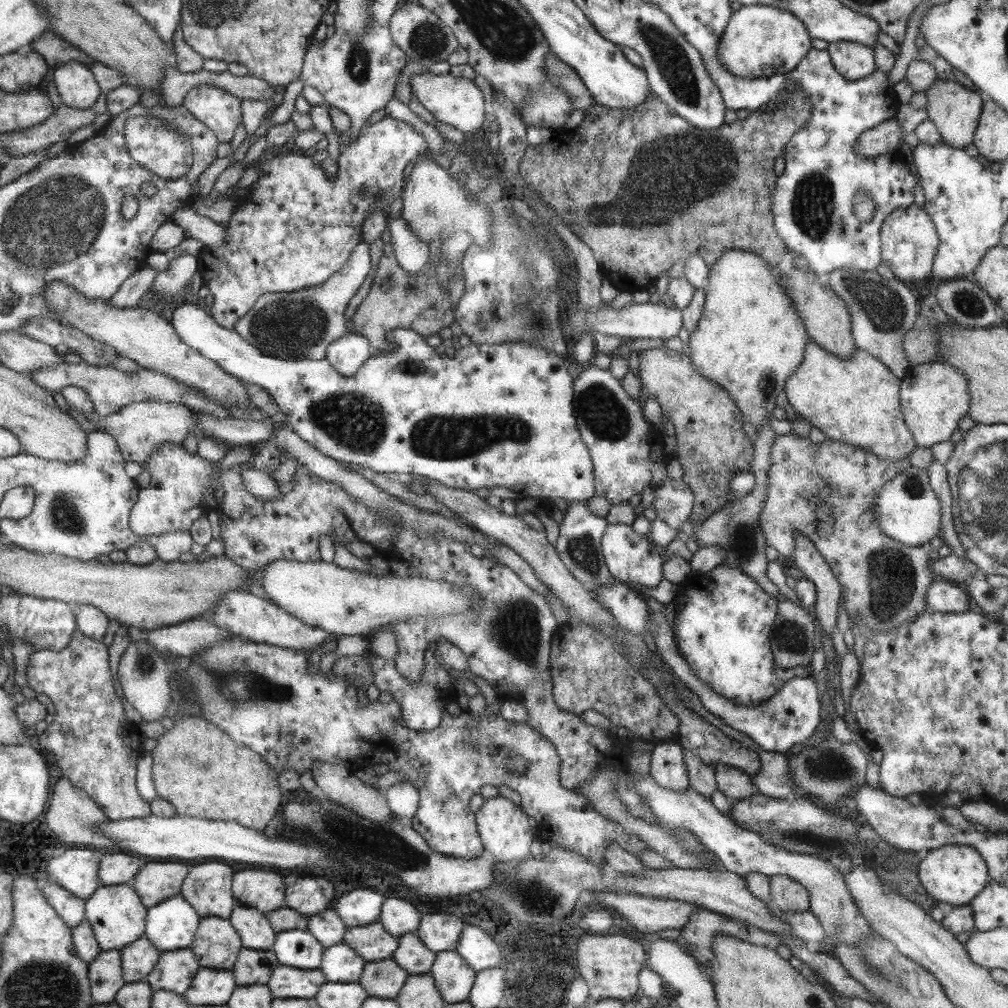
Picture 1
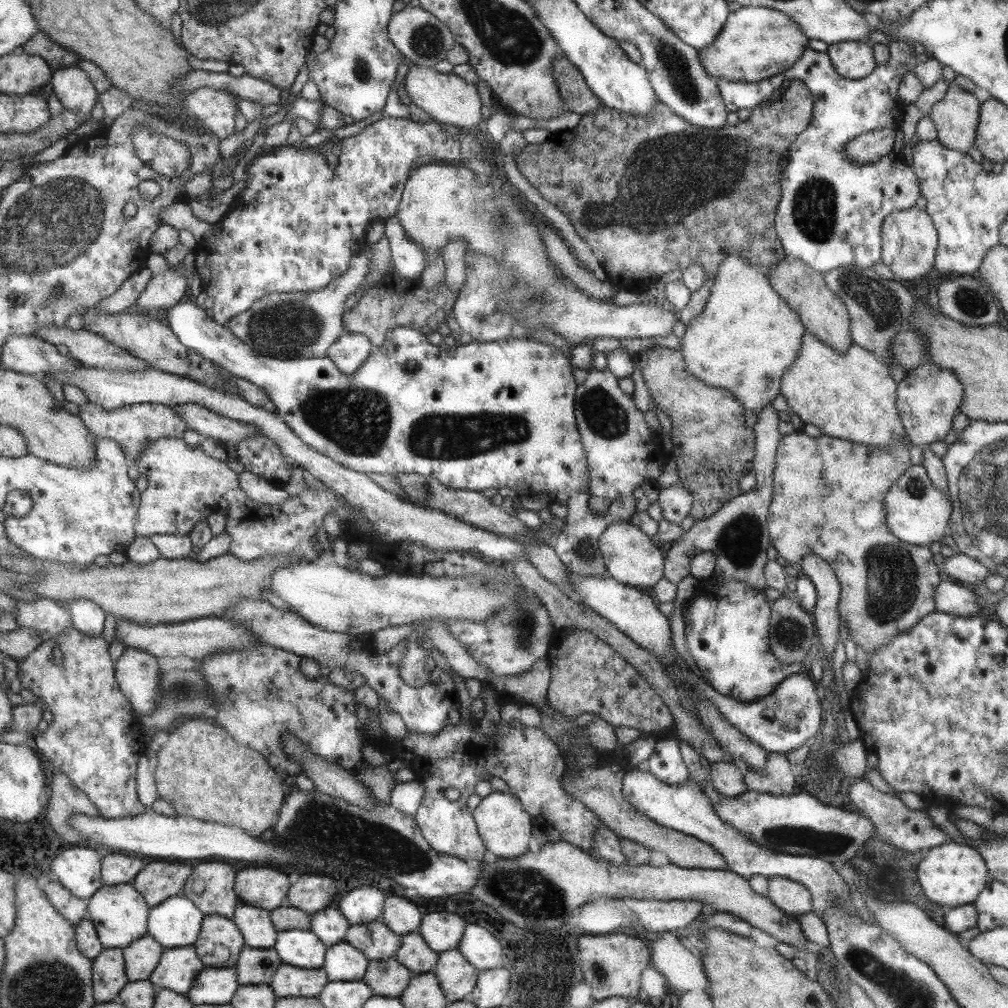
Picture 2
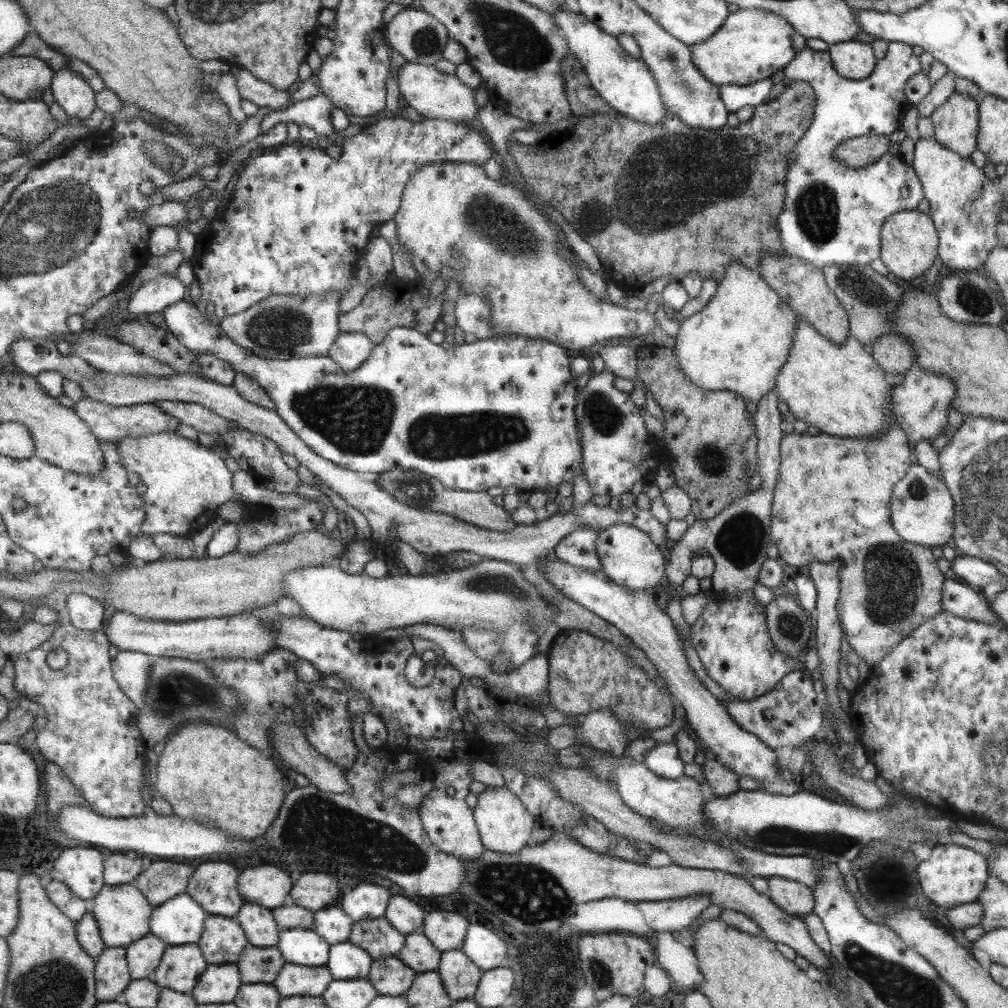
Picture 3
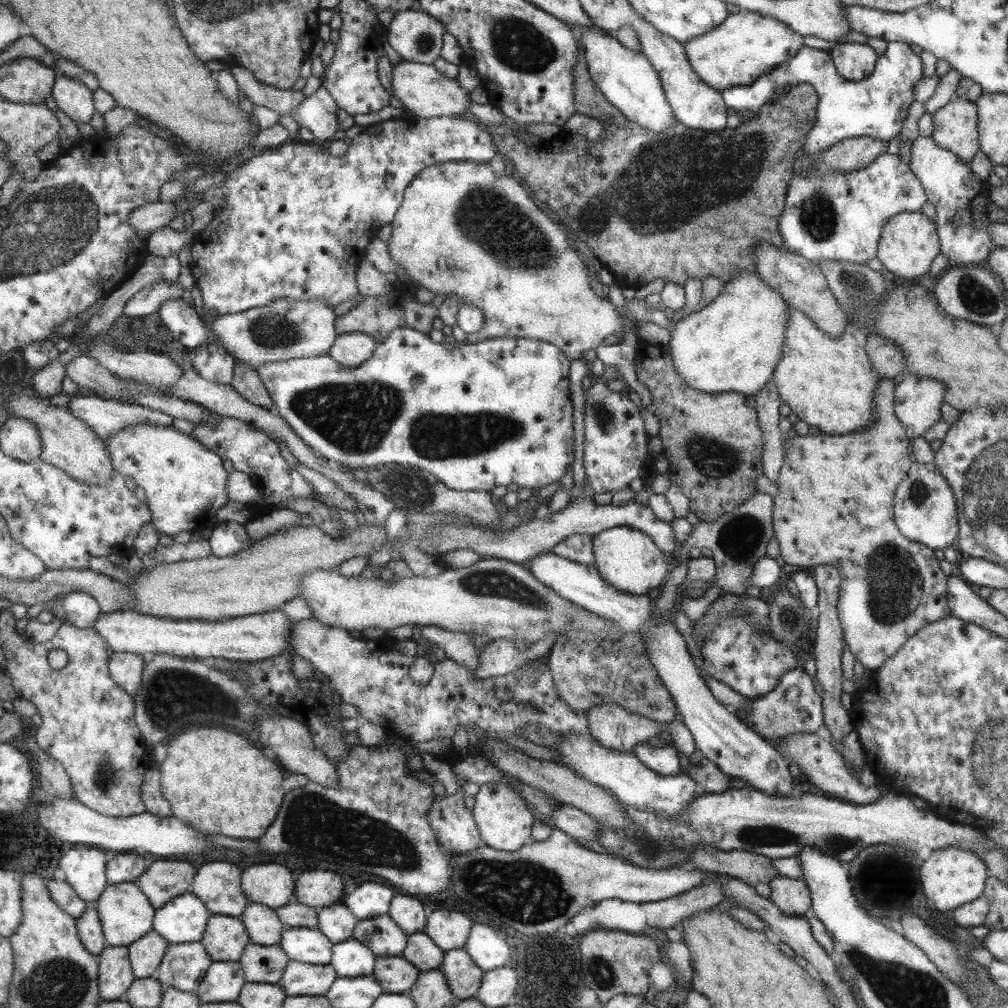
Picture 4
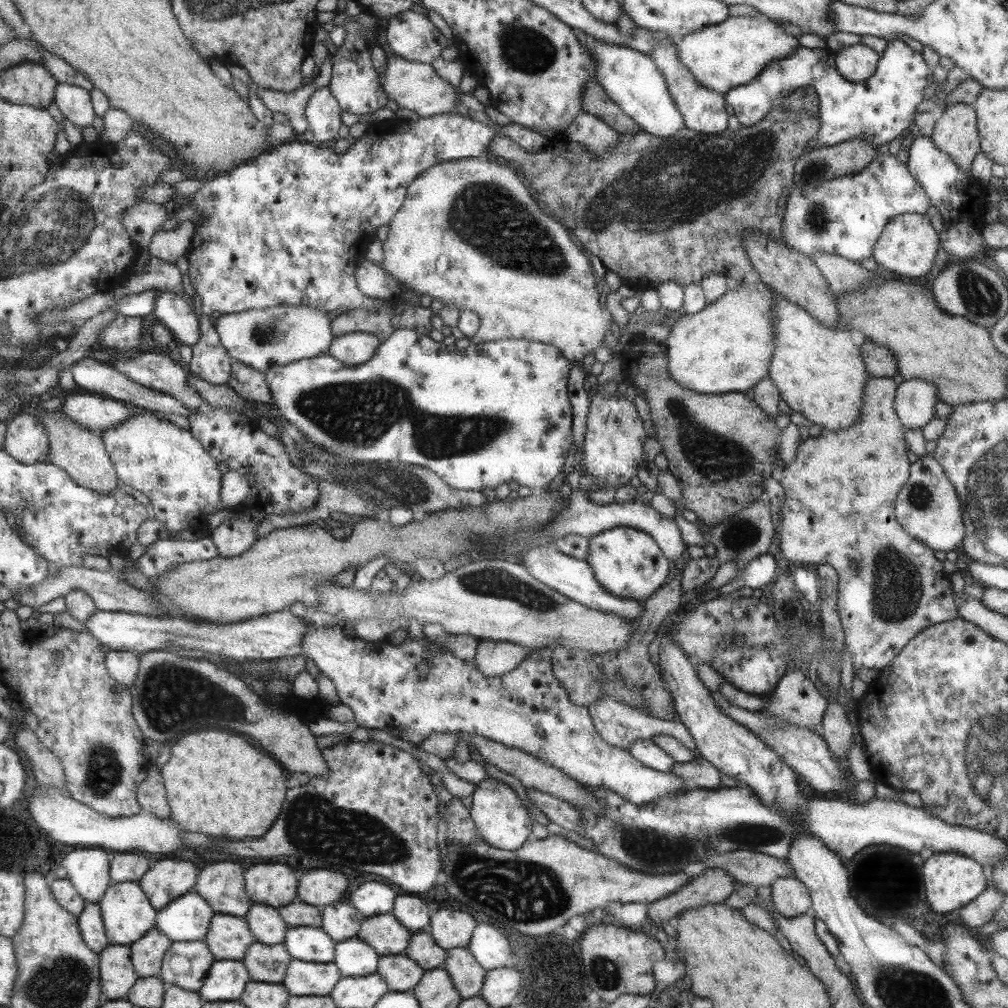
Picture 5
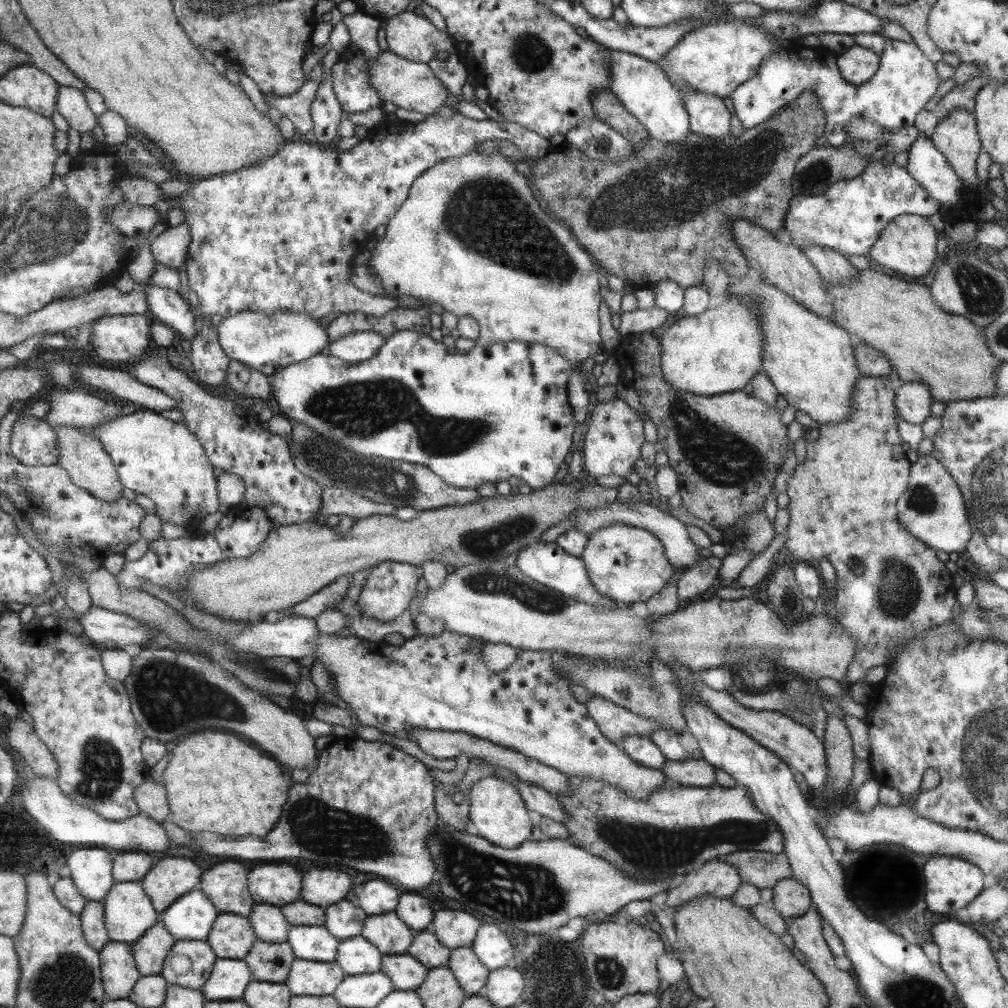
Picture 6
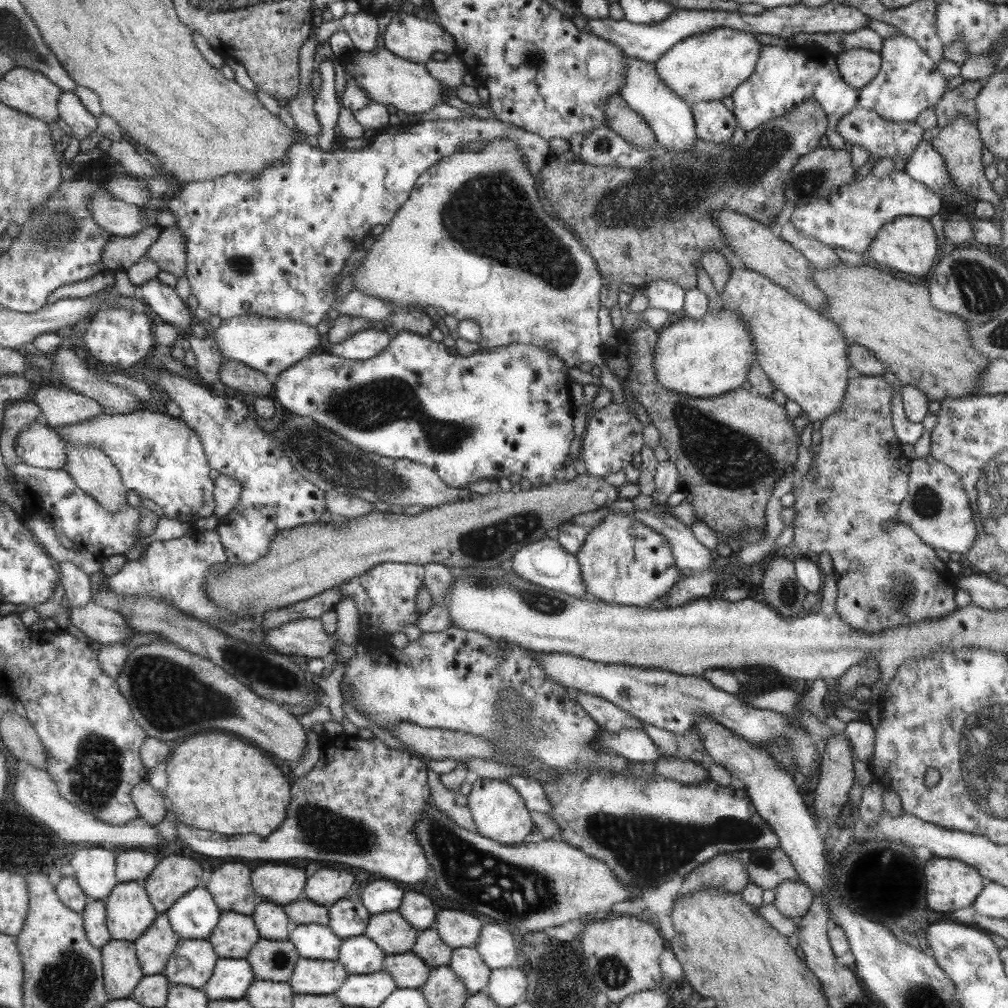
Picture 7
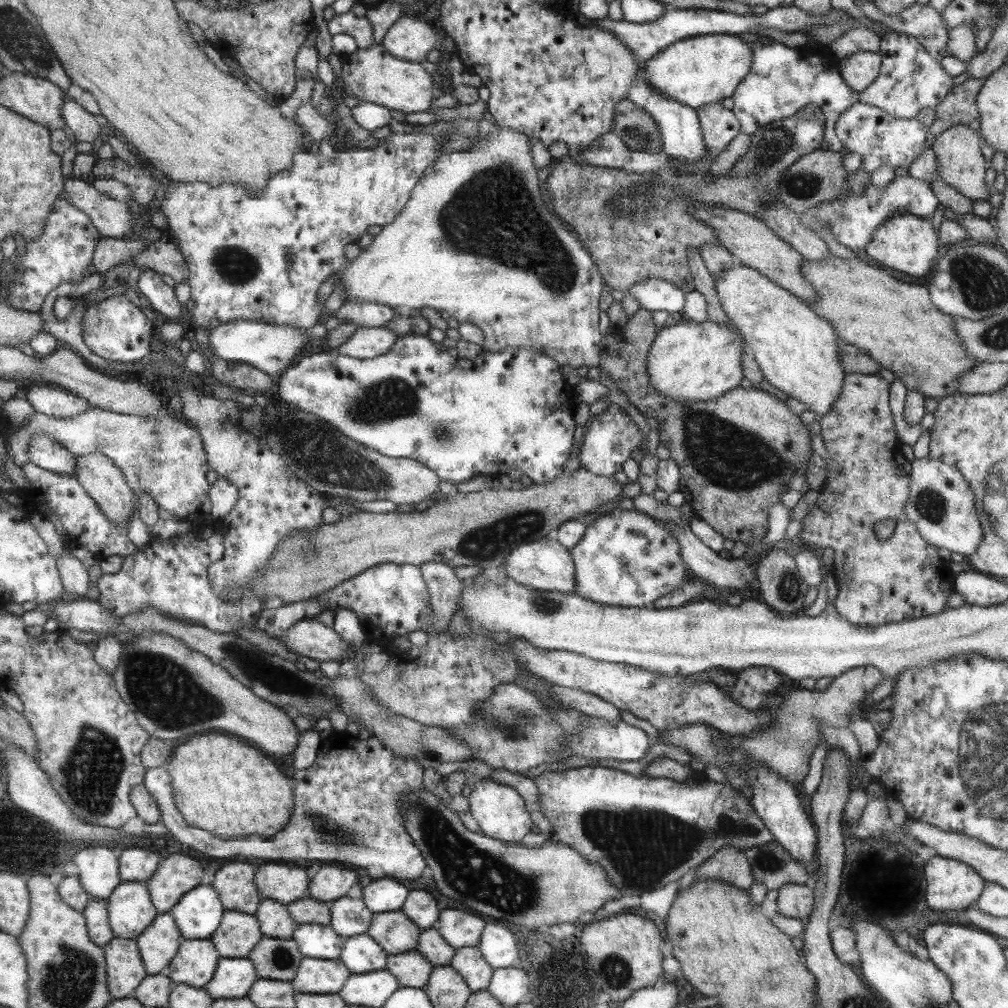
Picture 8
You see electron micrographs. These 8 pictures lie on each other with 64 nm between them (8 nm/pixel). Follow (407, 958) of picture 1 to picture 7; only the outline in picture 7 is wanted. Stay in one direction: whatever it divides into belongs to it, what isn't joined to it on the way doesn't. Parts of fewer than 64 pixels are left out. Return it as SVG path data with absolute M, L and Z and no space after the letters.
M434 928L421 931L417 937L417 944L410 950L432 969L449 966L453 953L453 948L446 946L437 933Z

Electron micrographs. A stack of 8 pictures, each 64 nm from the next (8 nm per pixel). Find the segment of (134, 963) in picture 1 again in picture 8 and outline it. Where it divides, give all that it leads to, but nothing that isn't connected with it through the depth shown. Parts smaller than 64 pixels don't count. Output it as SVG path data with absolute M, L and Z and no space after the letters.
M158 913L153 924L136 938L149 975L163 974L177 957L185 940L172 914Z

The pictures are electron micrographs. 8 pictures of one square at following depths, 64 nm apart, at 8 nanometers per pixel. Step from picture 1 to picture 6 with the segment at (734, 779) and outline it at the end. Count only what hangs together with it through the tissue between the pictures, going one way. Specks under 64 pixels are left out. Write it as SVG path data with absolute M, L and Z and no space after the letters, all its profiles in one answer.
M705 759L668 760L664 768L666 778L686 787L710 787L716 785L716 768L705 761Z

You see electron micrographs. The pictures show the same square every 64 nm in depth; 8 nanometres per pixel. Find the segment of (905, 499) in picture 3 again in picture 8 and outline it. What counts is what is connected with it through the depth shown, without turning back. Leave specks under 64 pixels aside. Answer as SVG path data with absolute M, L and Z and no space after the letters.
M931 457L915 459L913 462L913 484L905 508L906 518L912 520L920 533L934 546L964 556L973 555L983 538L976 512L977 496L973 488L954 465Z

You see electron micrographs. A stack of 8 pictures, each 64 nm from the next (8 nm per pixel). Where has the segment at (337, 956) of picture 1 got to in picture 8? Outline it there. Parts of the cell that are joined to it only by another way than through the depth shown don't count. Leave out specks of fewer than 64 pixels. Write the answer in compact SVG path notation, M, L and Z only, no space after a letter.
M360 934L347 938L340 960L352 974L373 973L384 970L389 962L389 953L372 936Z

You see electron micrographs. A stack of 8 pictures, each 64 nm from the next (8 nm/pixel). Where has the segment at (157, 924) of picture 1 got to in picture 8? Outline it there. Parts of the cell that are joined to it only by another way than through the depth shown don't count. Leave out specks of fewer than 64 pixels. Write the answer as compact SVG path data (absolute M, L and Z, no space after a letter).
M210 882L190 890L169 913L177 920L185 939L209 939L224 920L225 906Z

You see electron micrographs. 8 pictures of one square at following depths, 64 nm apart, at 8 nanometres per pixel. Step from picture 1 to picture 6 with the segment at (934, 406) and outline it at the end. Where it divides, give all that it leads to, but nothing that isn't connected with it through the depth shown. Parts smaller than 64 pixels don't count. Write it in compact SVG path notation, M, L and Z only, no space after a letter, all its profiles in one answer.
M904 383L896 393L897 412L908 424L922 424L931 415L932 402L932 390L925 383Z

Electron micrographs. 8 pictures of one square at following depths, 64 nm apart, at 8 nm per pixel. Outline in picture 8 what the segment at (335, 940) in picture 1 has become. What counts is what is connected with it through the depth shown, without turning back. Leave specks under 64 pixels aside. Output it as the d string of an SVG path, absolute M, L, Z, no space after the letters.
M339 898L332 902L333 920L329 924L342 937L367 934L371 927L374 912L363 899Z

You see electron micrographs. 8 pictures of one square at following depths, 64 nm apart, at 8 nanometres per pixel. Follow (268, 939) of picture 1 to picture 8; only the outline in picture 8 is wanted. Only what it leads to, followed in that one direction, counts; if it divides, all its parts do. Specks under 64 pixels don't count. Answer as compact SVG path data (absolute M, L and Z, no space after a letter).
M266 899L257 910L256 917L261 924L261 930L265 937L272 939L293 939L298 922L289 912L289 906L285 903Z

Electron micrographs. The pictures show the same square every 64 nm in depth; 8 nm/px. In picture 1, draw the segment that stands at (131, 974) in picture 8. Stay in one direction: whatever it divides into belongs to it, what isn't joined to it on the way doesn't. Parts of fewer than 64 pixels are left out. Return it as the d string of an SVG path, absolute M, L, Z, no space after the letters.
M103 951L101 956L91 963L90 976L93 979L95 1003L102 1005L116 1002L121 990L128 983L123 951Z

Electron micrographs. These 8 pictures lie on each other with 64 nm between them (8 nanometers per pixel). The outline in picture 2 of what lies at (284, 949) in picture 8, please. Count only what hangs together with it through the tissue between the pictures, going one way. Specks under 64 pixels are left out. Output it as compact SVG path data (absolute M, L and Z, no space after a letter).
M246 944L237 962L237 978L240 985L270 984L282 960L274 948L250 948Z

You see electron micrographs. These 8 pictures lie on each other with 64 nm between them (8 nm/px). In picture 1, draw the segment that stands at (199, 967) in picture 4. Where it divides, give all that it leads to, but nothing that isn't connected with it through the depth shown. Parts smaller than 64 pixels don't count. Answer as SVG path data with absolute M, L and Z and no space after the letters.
M190 948L163 952L156 968L144 981L155 991L170 990L184 996L192 988L194 977L201 967L202 963Z

